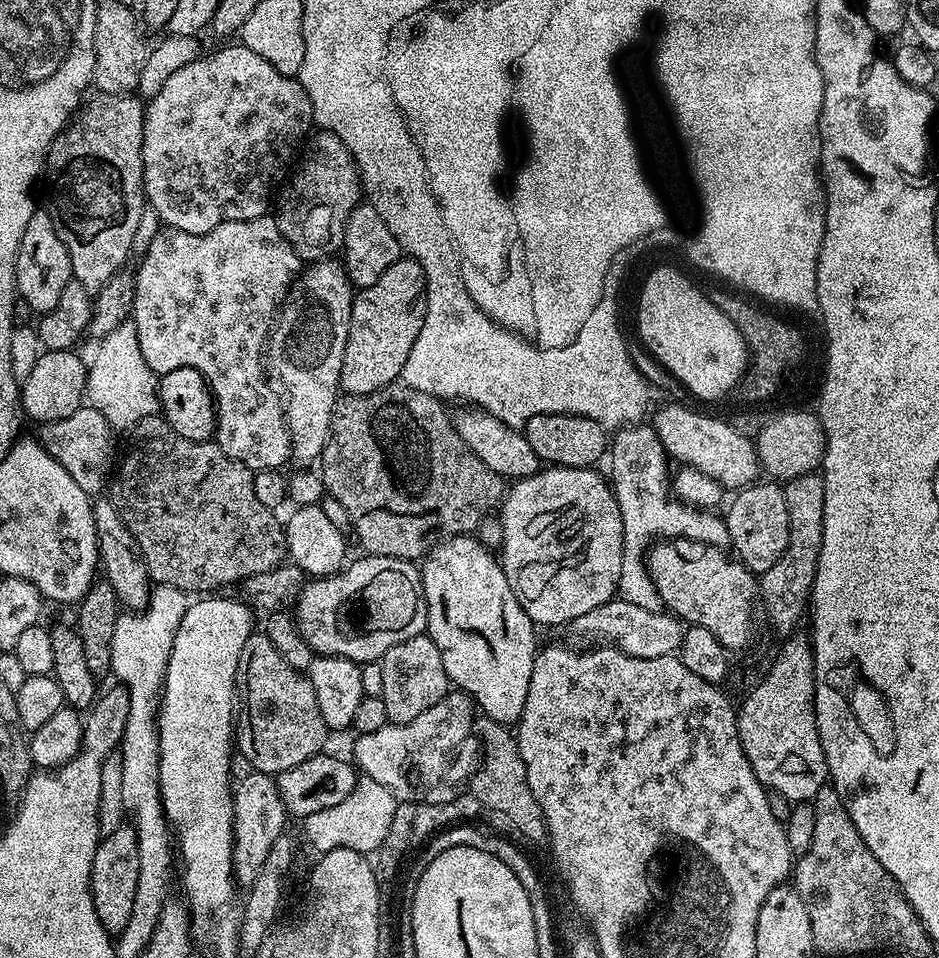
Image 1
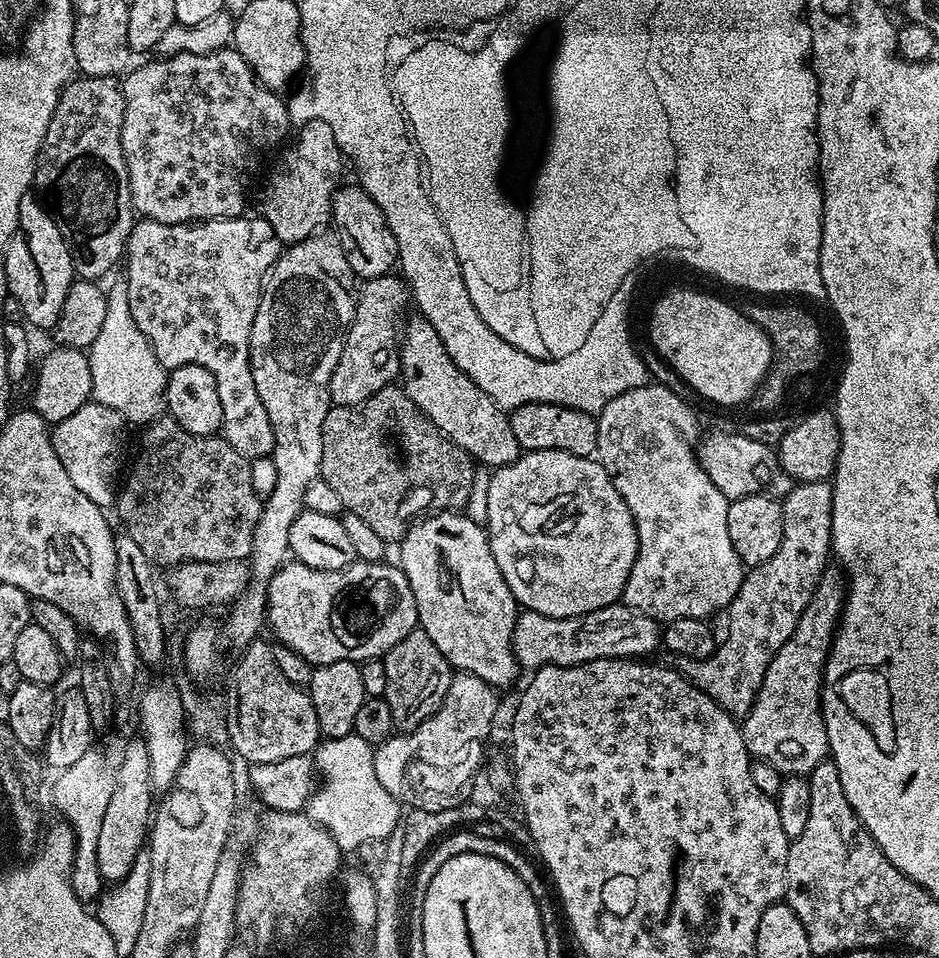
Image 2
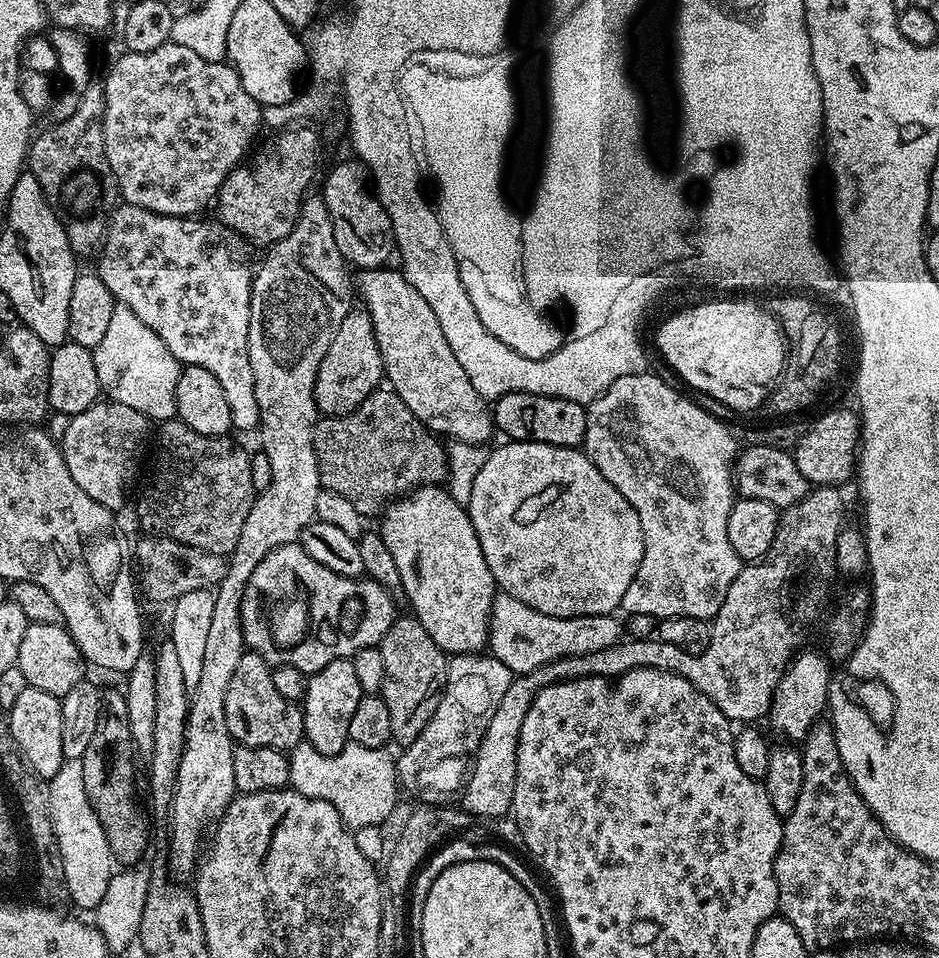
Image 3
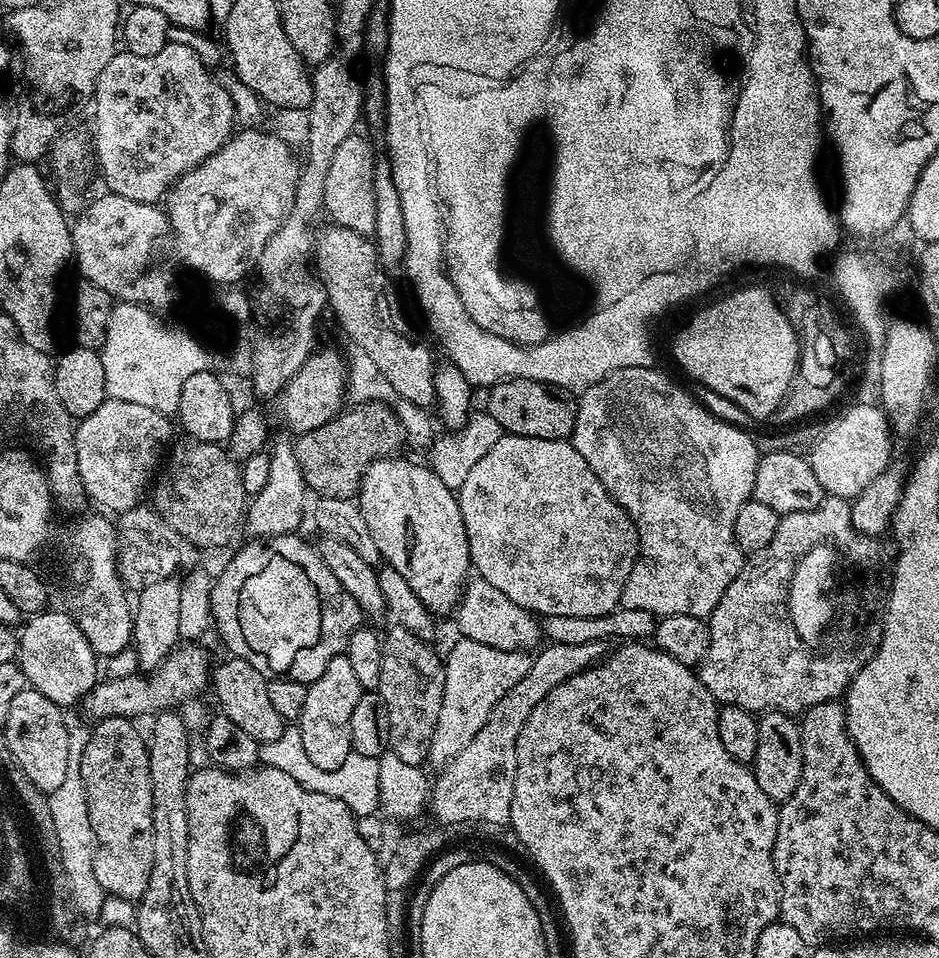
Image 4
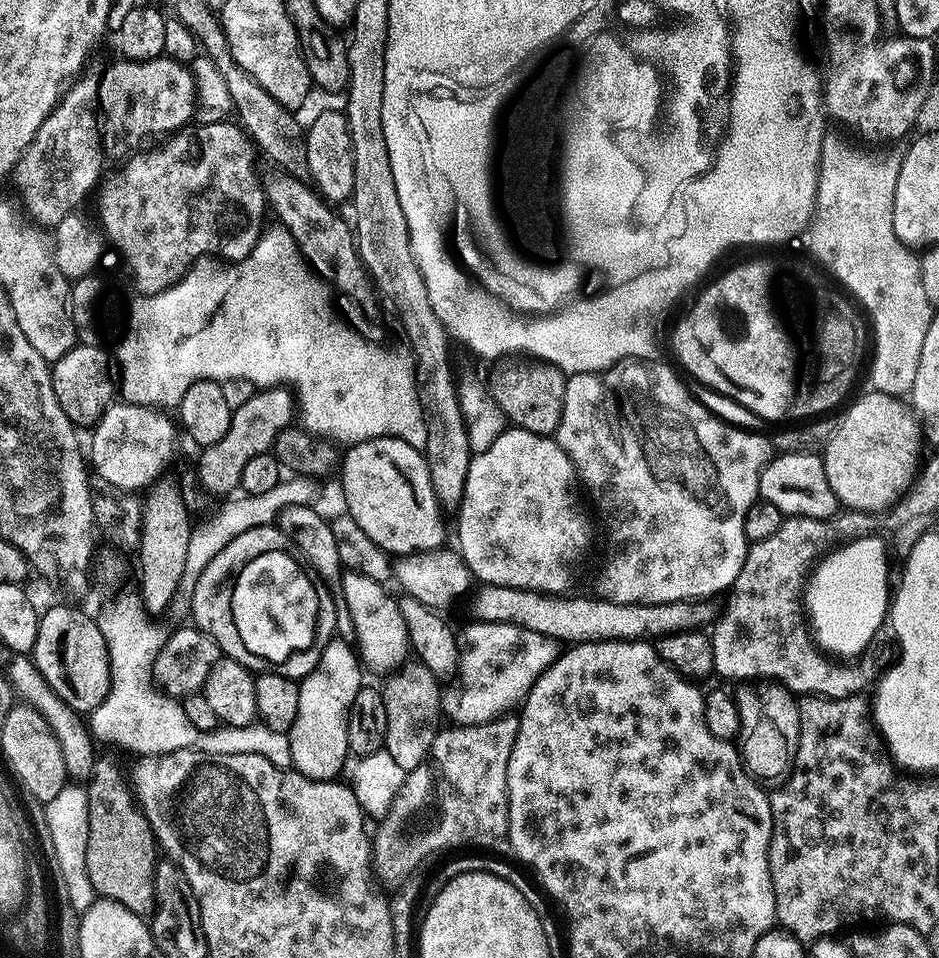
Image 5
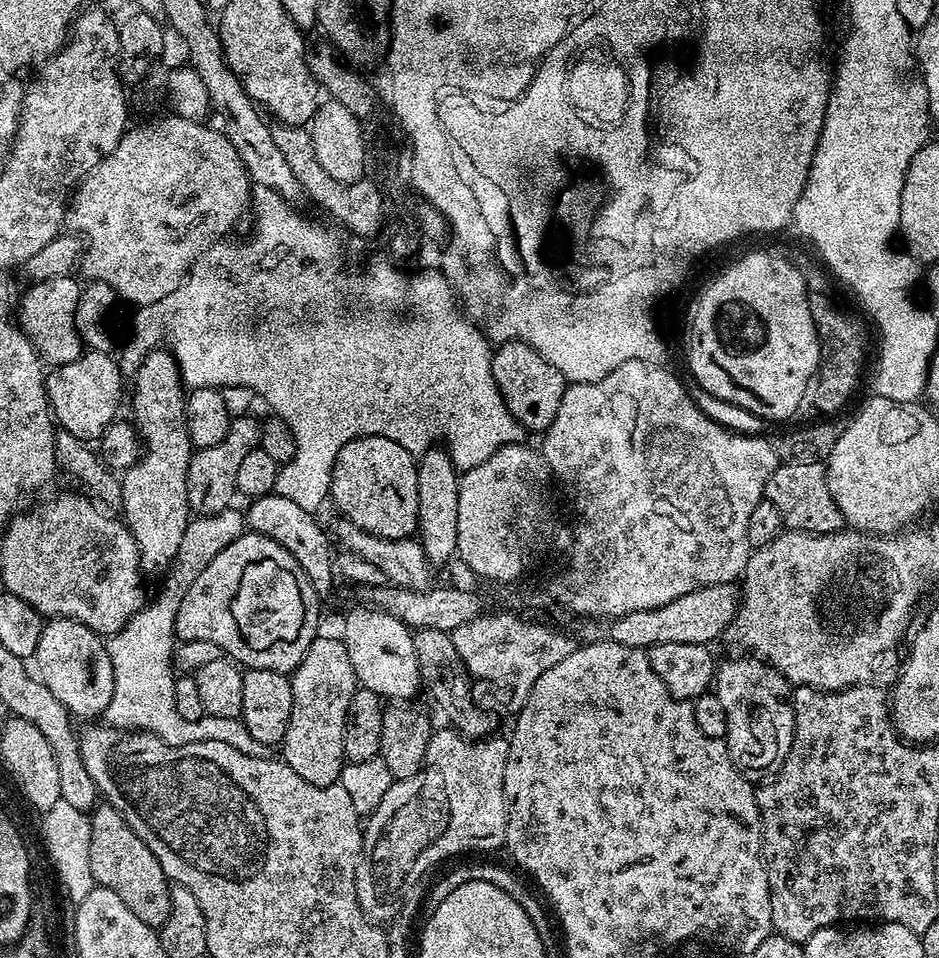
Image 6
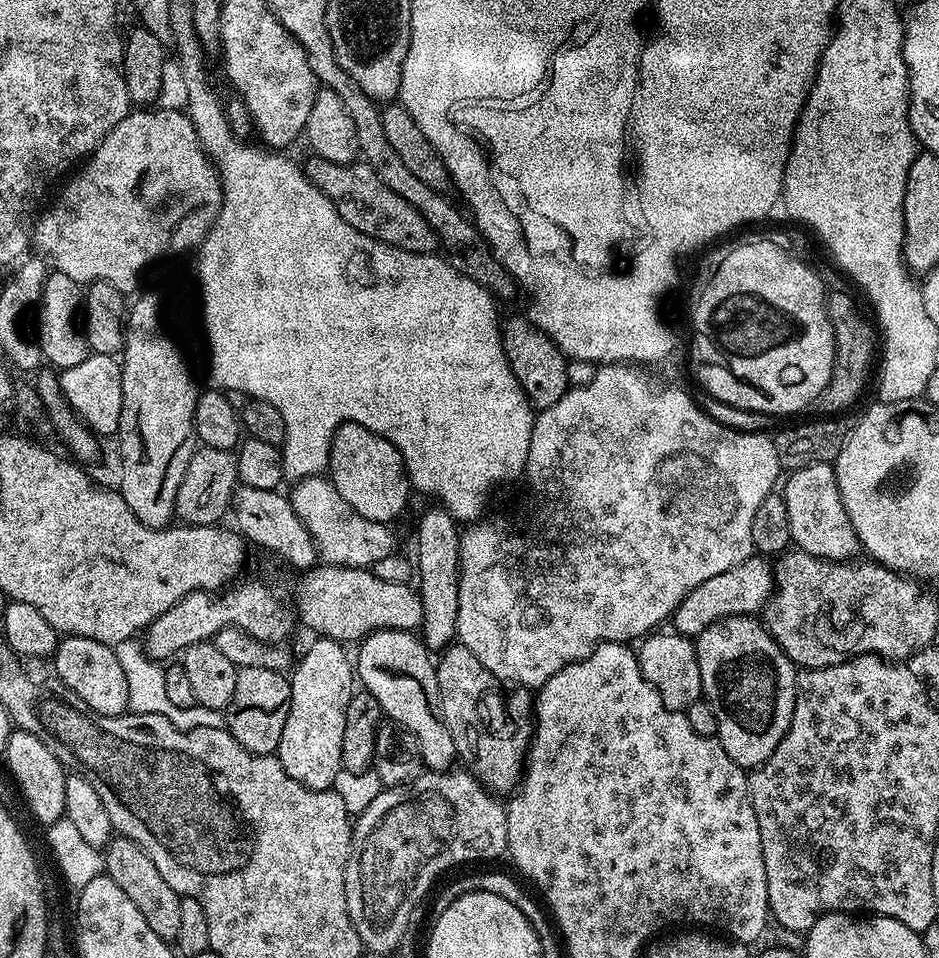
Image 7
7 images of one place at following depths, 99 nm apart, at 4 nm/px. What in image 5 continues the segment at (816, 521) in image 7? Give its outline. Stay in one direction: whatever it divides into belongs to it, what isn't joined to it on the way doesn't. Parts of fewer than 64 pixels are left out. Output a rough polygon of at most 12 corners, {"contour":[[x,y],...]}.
{"contour":[[815,452],[773,455],[759,499],[827,522],[838,501]]}

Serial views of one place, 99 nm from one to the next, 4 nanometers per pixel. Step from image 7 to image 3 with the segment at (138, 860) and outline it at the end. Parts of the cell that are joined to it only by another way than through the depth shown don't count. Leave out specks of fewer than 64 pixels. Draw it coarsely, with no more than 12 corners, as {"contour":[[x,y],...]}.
{"contour":[[105,691],[82,762],[113,861],[148,848],[124,692]]}

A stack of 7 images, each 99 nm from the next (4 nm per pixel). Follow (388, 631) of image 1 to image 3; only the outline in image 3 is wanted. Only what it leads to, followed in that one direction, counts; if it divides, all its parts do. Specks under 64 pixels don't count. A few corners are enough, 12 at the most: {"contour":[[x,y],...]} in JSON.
{"contour":[[278,546],[240,603],[244,643],[311,674],[375,649],[393,593]]}

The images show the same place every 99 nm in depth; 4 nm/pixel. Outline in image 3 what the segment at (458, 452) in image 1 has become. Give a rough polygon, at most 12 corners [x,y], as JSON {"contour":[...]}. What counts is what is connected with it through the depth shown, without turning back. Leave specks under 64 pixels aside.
{"contour":[[391,390],[317,419],[321,485],[360,515],[448,478]]}

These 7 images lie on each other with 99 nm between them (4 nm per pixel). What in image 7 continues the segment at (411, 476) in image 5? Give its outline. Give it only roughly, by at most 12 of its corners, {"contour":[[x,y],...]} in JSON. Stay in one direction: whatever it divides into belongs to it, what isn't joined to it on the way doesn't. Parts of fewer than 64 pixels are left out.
{"contour":[[367,424],[338,426],[326,472],[370,522],[408,504],[402,454]]}

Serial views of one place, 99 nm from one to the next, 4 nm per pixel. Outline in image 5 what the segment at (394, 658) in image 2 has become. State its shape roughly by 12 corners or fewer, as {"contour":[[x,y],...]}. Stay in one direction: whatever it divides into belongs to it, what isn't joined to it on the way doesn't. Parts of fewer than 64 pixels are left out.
{"contour":[[405,659],[382,684],[383,751],[405,774],[442,731],[441,681]]}

